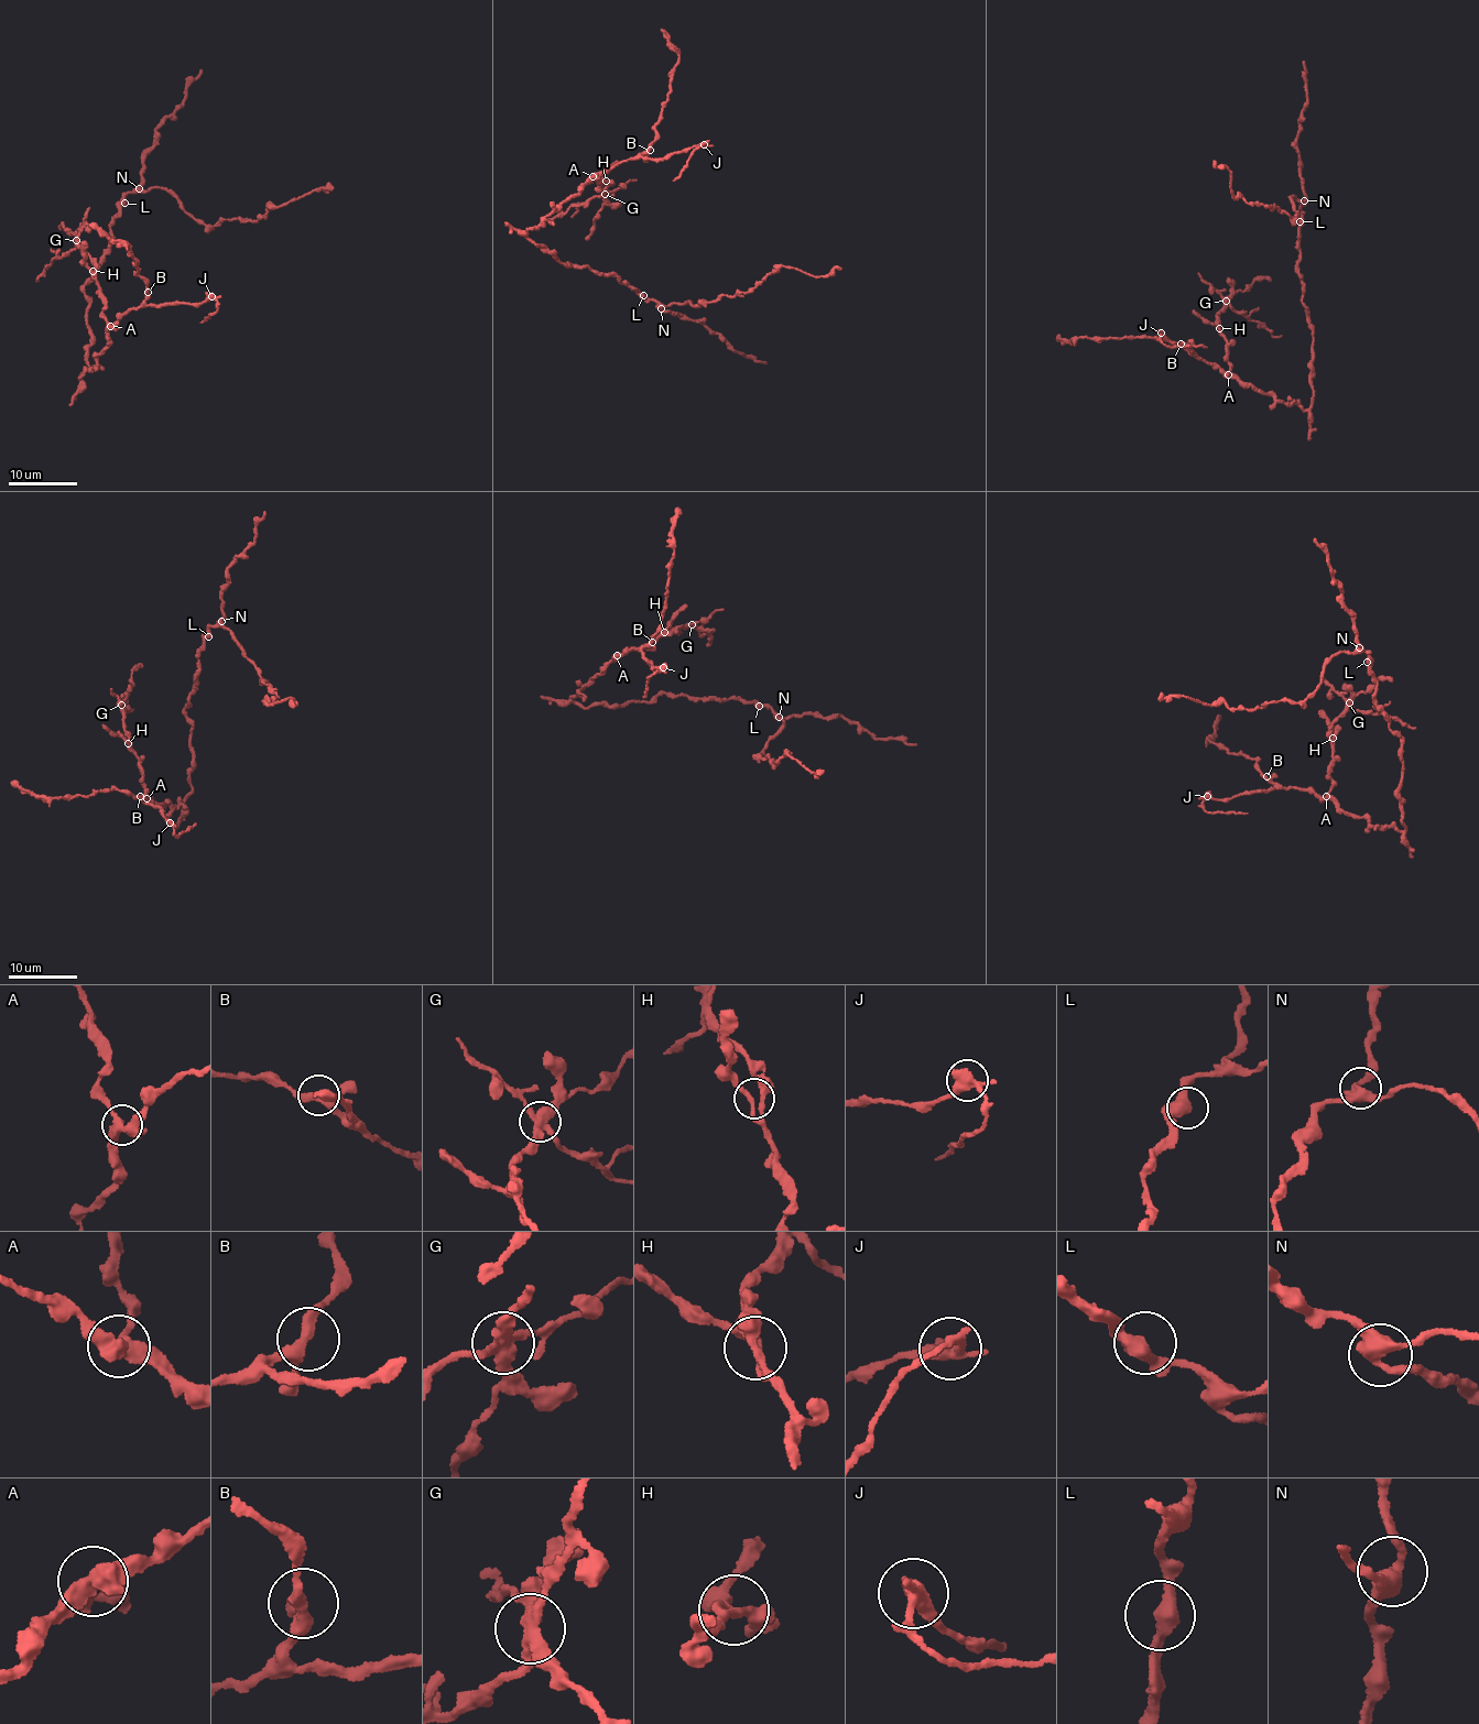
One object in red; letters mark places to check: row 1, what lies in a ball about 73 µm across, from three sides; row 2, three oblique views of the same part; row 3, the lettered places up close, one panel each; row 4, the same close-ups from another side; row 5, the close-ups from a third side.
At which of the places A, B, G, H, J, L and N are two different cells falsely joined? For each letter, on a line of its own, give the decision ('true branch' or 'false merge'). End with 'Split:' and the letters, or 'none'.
A: true branch
B: true branch
G: false merge
H: true branch
J: false merge
L: true branch
N: true branch
Split: G, J

